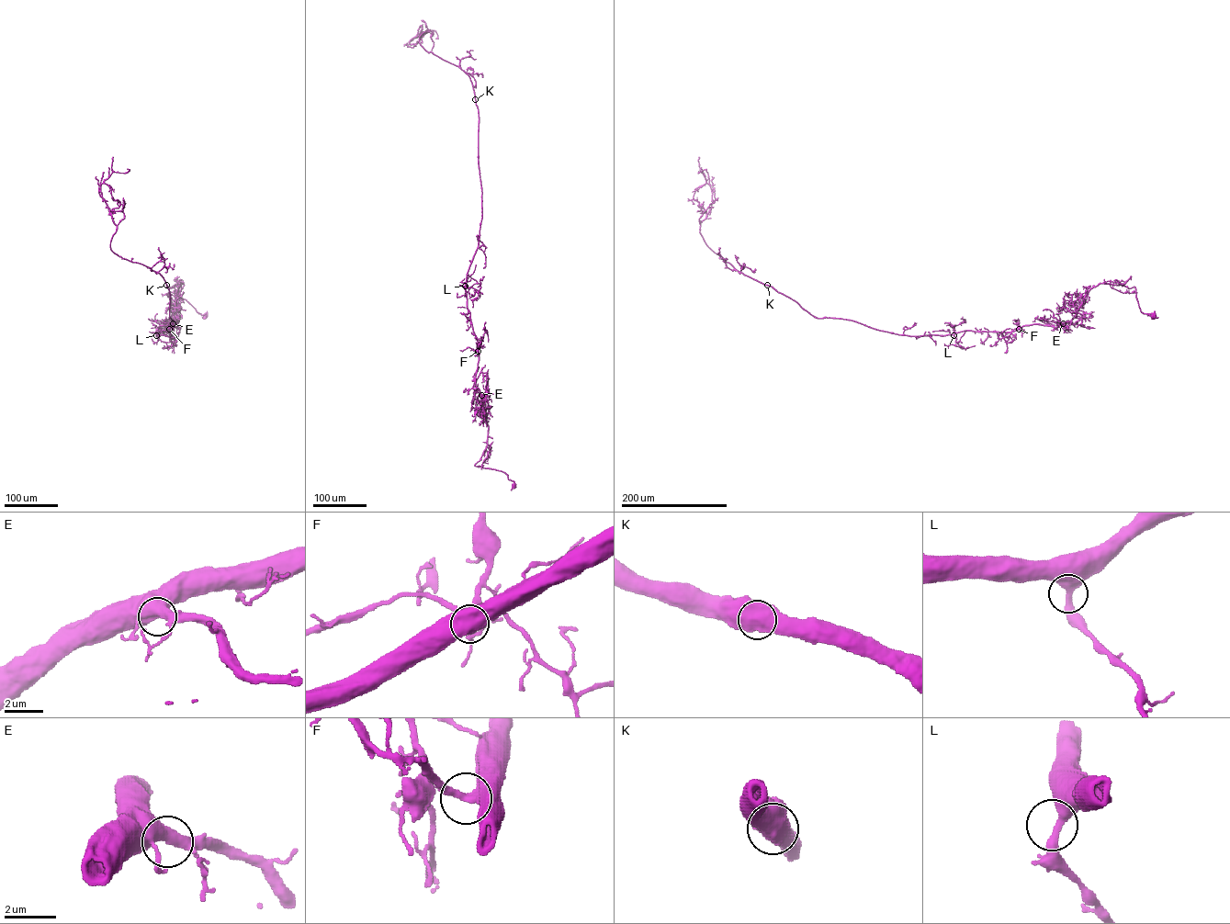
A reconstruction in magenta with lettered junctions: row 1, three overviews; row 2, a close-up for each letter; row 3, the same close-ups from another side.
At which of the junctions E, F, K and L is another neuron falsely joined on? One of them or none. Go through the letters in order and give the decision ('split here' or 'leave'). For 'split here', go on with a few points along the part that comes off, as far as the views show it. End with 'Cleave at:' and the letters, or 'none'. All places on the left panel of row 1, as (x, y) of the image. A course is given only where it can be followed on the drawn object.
E: leave
F: leave
K: leave
L: leave
Cleave at: none

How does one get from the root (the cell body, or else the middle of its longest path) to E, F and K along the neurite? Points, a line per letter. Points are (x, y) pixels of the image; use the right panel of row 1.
E: (1153, 315), (1141, 311), (1134, 287), (1100, 283), (1087, 294), (1077, 313), (1063, 323)
F: (1153, 315), (1141, 311), (1134, 287), (1100, 283), (1087, 294), (1070, 321), (1055, 328), (1031, 324), (1019, 329)
K: (1153, 315), (1141, 311), (1134, 287), (1100, 283), (1070, 321), (1055, 328), (910, 336), (816, 318), (767, 285)

